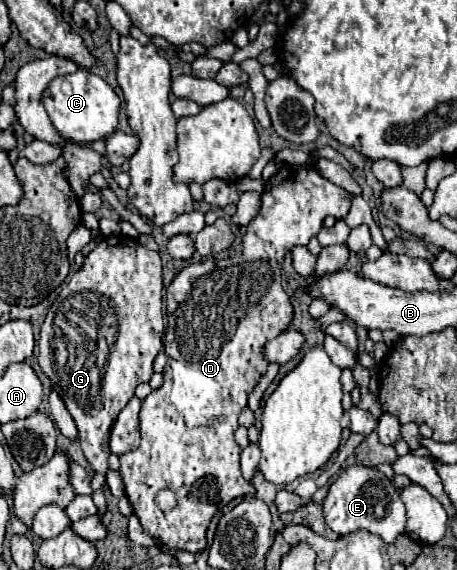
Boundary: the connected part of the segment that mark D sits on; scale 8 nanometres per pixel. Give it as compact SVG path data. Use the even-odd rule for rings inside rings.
M284 163L264 187L262 207L242 237L242 255L216 267L214 271L208 271L208 261L192 263L170 283L166 291L168 329L164 337L164 383L142 401L140 447L132 453L120 455L120 477L124 481L124 491L136 517L140 519L140 525L144 527L144 533L158 537L172 549L198 553L206 547L206 529L218 509L236 497L254 495L252 483L240 473L242 449L234 441L234 431L238 429L238 415L242 407L246 407L248 395L270 365L270 361L262 355L264 345L286 331L294 317L292 301L282 289L282 261L292 247L308 245L308 239L318 235L324 217L332 215L336 219L344 219L348 209L348 191L324 179L314 165L294 167ZM160 489L172 489L178 497L178 505L168 513L160 511L154 501L154 495Z

